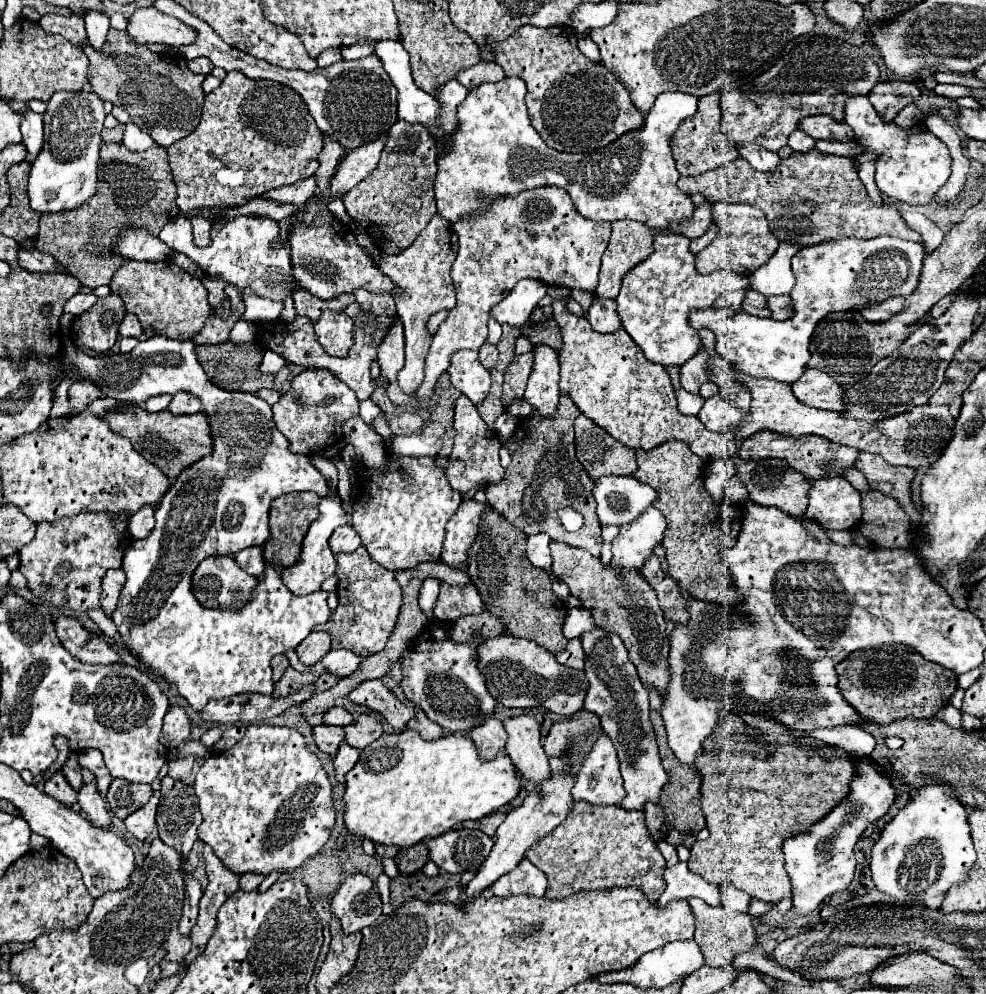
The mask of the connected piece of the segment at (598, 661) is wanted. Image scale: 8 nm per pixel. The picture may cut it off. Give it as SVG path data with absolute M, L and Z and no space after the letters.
M603 629L581 635L585 649L585 675L589 679L589 691L585 697L585 709L601 717L603 731L611 737L625 781L625 799L621 807L625 809L645 809L645 803L659 803L661 789L667 783L667 773L661 767L653 725L649 721L649 691L641 683L635 665L627 657L627 647L623 641Z

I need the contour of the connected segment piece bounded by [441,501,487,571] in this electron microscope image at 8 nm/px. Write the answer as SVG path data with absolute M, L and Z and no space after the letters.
M463 501L459 511L449 519L447 537L441 553L441 561L445 565L459 571L467 571L467 551L475 543L483 513L487 513L487 503Z

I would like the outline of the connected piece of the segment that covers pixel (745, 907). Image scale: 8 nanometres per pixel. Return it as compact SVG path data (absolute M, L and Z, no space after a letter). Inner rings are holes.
M725 883L721 885L723 887L723 905L729 907L729 909L735 909L735 911L743 911L747 913L749 911L749 905L751 905L751 897L743 891L739 891L735 885L731 883Z

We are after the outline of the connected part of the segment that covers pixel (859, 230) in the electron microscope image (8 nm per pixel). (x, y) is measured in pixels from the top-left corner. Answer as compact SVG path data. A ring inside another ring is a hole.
M817 149L803 153L803 161L797 157L783 159L775 173L761 173L753 171L747 161L737 159L733 163L721 165L713 171L705 171L695 177L679 177L677 187L685 195L701 193L709 201L723 201L723 203L747 203L759 207L775 231L779 241L791 241L801 247L823 243L829 239L843 239L843 237L859 237L859 239L873 239L879 235L901 237L907 241L923 243L919 233L907 229L899 211L891 205L875 205L861 179L857 177L855 167L851 167L849 157L825 155Z

